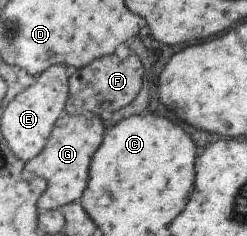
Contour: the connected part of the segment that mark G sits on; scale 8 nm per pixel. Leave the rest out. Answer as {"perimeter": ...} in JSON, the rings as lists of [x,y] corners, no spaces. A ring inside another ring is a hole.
{"perimeter":[[[63,112],[56,119],[44,148],[34,158],[24,163],[26,172],[47,182],[45,191],[35,202],[38,212],[58,209],[62,205],[79,200],[86,186],[86,172],[91,156],[100,146],[106,127],[100,118],[89,112],[77,115]]]}

